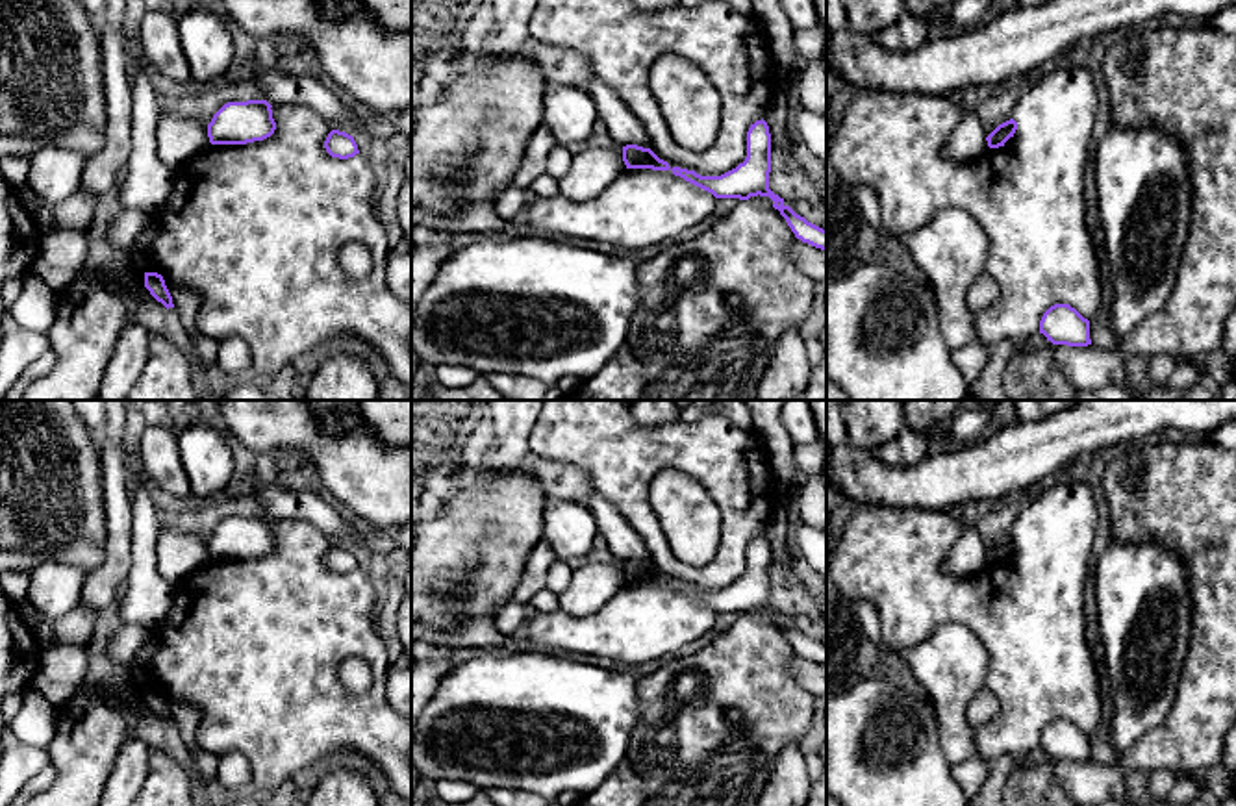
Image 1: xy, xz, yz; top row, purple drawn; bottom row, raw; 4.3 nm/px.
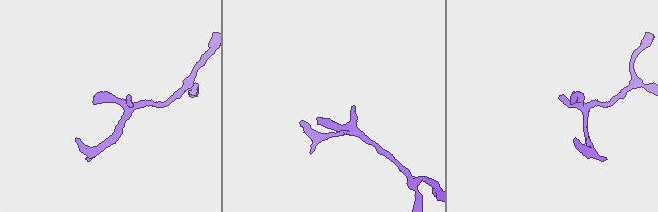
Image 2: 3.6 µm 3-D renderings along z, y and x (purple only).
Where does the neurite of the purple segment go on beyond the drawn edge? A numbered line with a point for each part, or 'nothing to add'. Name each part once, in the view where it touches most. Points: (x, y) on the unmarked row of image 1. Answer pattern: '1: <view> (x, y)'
nothing to add

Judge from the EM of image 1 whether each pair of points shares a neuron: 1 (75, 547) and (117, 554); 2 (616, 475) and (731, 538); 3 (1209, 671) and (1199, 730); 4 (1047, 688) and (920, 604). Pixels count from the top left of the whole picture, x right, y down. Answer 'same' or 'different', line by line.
1: different
2: same
3: same
4: same

